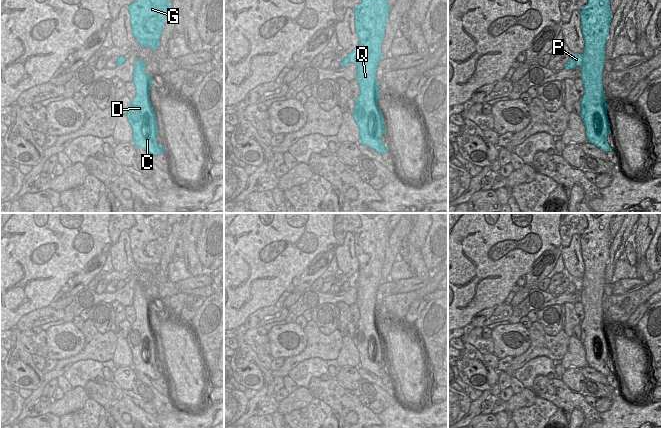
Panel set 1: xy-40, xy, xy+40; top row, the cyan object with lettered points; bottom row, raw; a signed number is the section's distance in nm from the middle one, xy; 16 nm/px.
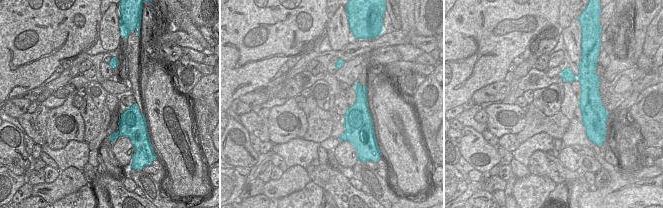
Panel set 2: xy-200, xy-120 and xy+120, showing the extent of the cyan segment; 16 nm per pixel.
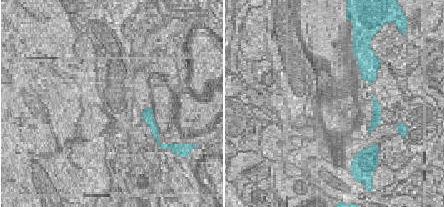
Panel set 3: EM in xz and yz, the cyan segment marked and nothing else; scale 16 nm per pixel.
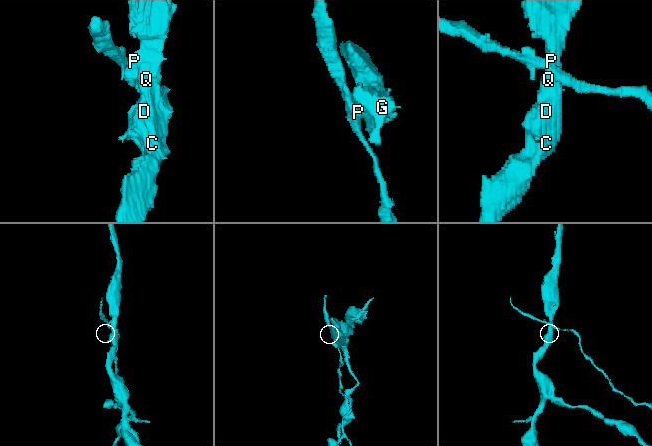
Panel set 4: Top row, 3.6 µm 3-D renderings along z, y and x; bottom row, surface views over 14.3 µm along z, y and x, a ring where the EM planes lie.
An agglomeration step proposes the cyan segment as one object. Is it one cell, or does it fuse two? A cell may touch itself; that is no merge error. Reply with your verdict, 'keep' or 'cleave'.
cleave

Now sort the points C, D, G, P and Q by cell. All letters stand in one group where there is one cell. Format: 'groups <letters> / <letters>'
groups C D G Q / P

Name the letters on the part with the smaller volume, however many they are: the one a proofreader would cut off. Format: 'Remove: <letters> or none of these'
Remove: P

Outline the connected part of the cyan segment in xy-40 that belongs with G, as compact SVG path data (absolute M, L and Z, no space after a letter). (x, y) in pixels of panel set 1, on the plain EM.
M132 213L136 224L128 230L132 256L141 271L150 271L156 275L164 253L164 248L172 226L167 224L170 213Z

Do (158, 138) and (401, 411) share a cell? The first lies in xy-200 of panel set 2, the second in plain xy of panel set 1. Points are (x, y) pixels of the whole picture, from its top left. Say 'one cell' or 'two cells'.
two cells

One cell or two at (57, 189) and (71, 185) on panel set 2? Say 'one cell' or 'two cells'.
one cell

